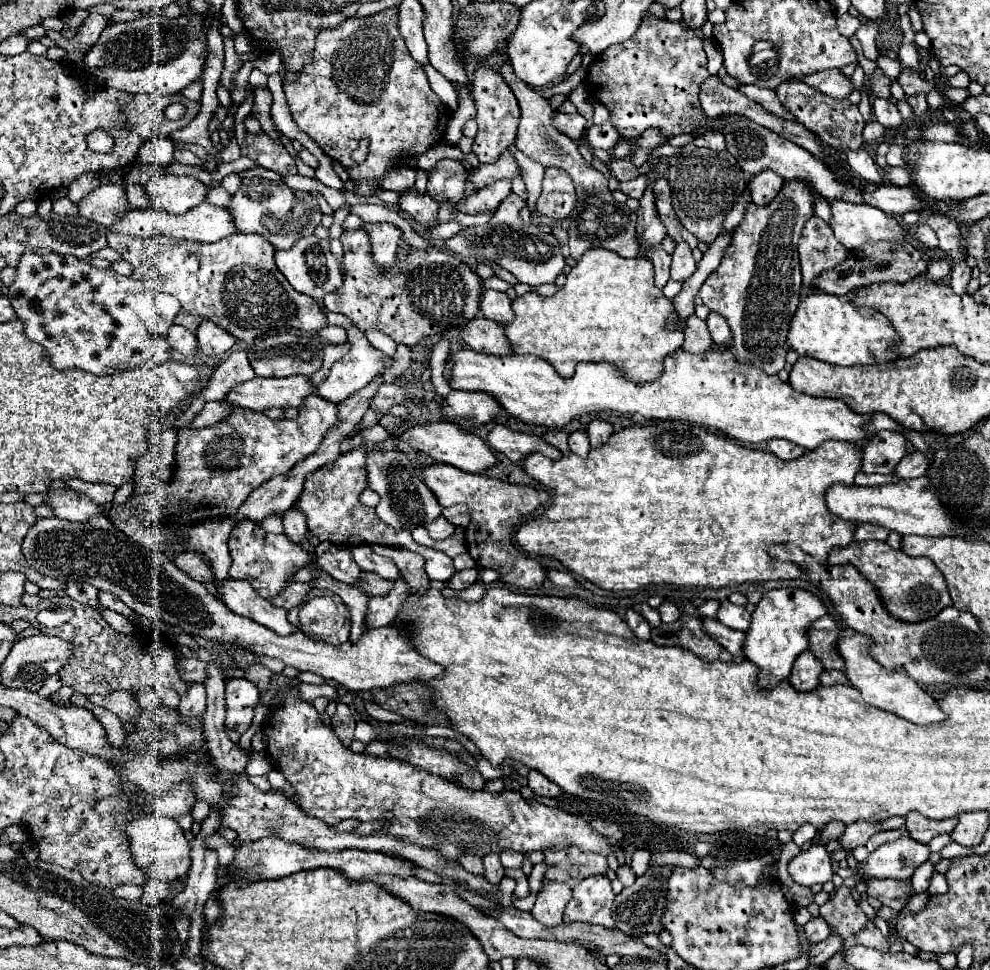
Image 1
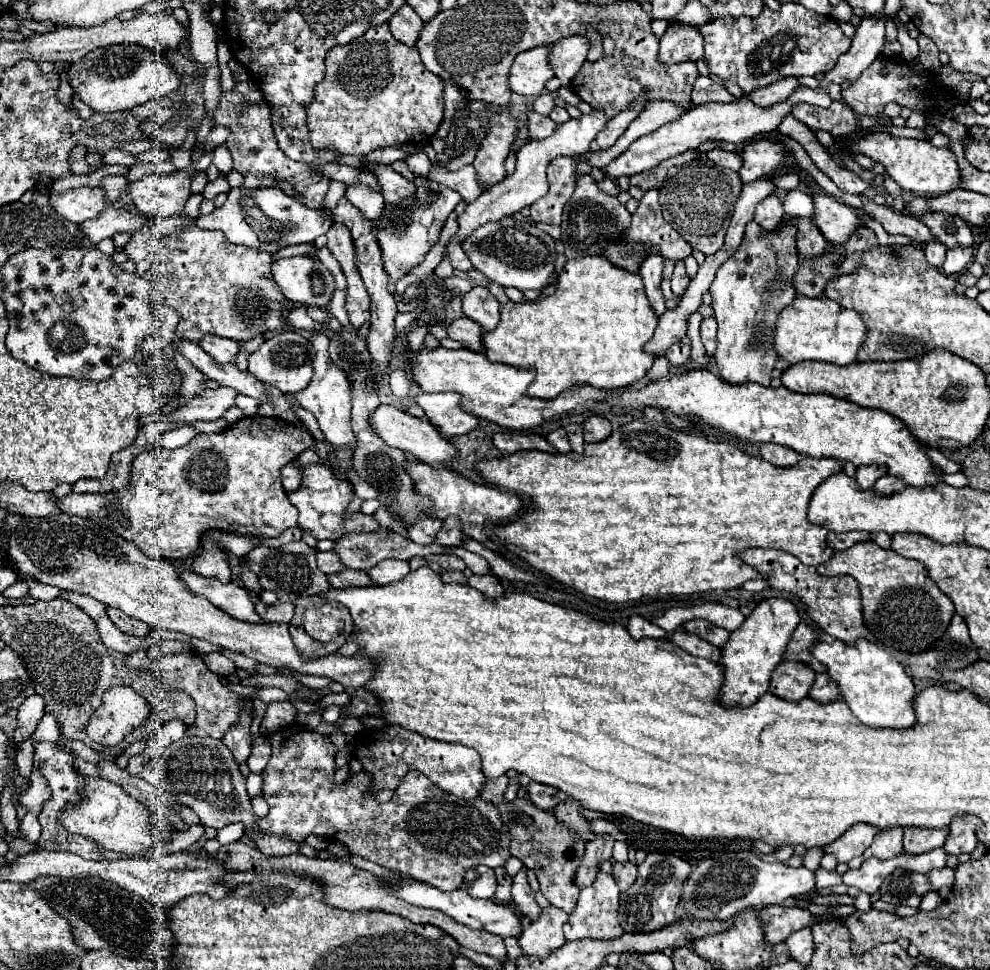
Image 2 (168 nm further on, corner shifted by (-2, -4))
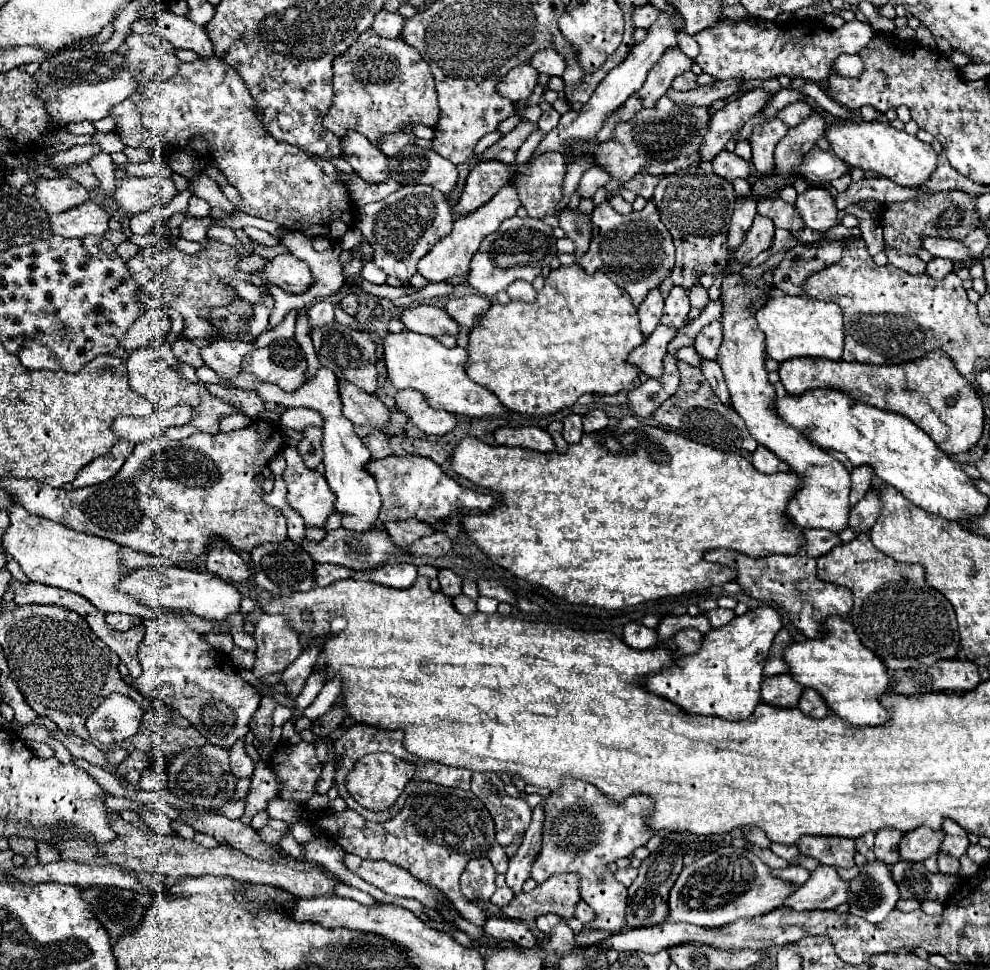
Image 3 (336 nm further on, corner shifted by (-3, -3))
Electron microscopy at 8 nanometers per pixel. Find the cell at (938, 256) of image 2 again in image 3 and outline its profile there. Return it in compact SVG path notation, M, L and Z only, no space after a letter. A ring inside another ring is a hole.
M936 257L926 265L926 273L934 279L942 279L942 277L946 277L946 273L952 273L952 271L954 271L954 263L946 261L942 257Z

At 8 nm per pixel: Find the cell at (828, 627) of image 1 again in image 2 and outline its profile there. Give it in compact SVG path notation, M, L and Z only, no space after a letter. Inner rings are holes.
M801 622L795 632L791 634L791 640L787 644L787 650L783 654L785 662L801 662L807 664L809 668L813 668L817 674L825 672L825 666L821 666L813 654L809 654L809 648L815 644L815 630L811 626L807 626L805 622Z

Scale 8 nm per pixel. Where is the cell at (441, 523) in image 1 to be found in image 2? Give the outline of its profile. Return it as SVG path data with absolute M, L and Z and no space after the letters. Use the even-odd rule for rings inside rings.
M423 518L417 520L413 526L409 526L407 530L407 538L419 544L433 544L435 542L435 534L441 530L443 520L437 518Z

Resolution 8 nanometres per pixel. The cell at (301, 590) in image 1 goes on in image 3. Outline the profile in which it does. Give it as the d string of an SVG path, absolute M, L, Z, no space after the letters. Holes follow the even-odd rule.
M260 613L256 617L254 639L258 649L252 673L258 679L268 673L284 671L302 653L298 631L292 629L290 619L280 613Z

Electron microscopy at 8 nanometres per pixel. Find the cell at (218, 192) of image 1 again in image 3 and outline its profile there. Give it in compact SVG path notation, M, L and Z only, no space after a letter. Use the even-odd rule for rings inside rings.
M194 195L190 199L190 205L188 205L188 215L192 215L192 217L206 217L208 213L210 213L210 205L204 199Z

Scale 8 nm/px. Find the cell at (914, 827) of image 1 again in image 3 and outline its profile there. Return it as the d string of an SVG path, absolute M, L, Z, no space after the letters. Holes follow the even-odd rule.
M918 827L914 831L908 831L900 841L900 857L906 861L924 861L940 851L942 837L942 831L934 831L930 827Z

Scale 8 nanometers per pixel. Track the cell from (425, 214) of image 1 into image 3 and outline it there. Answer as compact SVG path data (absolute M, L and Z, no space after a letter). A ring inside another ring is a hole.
M348 133L348 137L342 139L342 151L346 161L364 181L382 183L390 179L388 157L360 133Z

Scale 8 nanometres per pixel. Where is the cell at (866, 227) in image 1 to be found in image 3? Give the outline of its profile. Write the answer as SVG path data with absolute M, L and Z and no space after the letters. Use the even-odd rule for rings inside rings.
M810 187L798 195L796 209L804 219L806 227L818 233L824 233L838 225L838 209L832 193L822 187Z

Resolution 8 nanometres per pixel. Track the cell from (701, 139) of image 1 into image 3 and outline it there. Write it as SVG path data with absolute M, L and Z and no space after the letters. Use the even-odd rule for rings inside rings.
M730 151L718 153L712 161L712 169L726 181L734 181L738 177L742 177L742 179L750 177L750 163Z

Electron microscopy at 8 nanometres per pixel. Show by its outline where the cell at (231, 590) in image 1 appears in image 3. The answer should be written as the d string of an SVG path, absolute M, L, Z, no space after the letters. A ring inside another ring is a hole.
M152 567L152 569L136 569L132 571L120 585L124 593L134 595L140 603L150 605L152 609L190 609L196 615L206 619L226 621L230 615L240 613L242 595L232 583L222 581L212 573L198 573L180 567Z

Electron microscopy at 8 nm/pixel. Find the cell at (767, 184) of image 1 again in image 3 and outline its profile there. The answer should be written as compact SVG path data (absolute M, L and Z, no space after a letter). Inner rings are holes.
M760 213L754 217L754 225L748 231L744 243L736 249L736 261L738 263L746 263L750 259L754 259L758 253L766 251L772 241L774 241L774 221L770 221L770 217L762 217Z

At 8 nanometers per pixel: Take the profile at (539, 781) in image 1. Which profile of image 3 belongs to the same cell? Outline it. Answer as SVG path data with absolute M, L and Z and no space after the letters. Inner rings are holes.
M526 785L524 791L526 793L538 793L542 797L542 801L534 807L534 817L532 817L530 829L526 831L522 845L518 847L514 857L510 859L510 867L506 873L506 883L516 895L522 891L522 883L530 877L536 853L542 847L540 843L542 843L542 825L544 825L544 803L546 803L544 799L546 799L546 795L550 795L548 789L542 789L536 785Z

